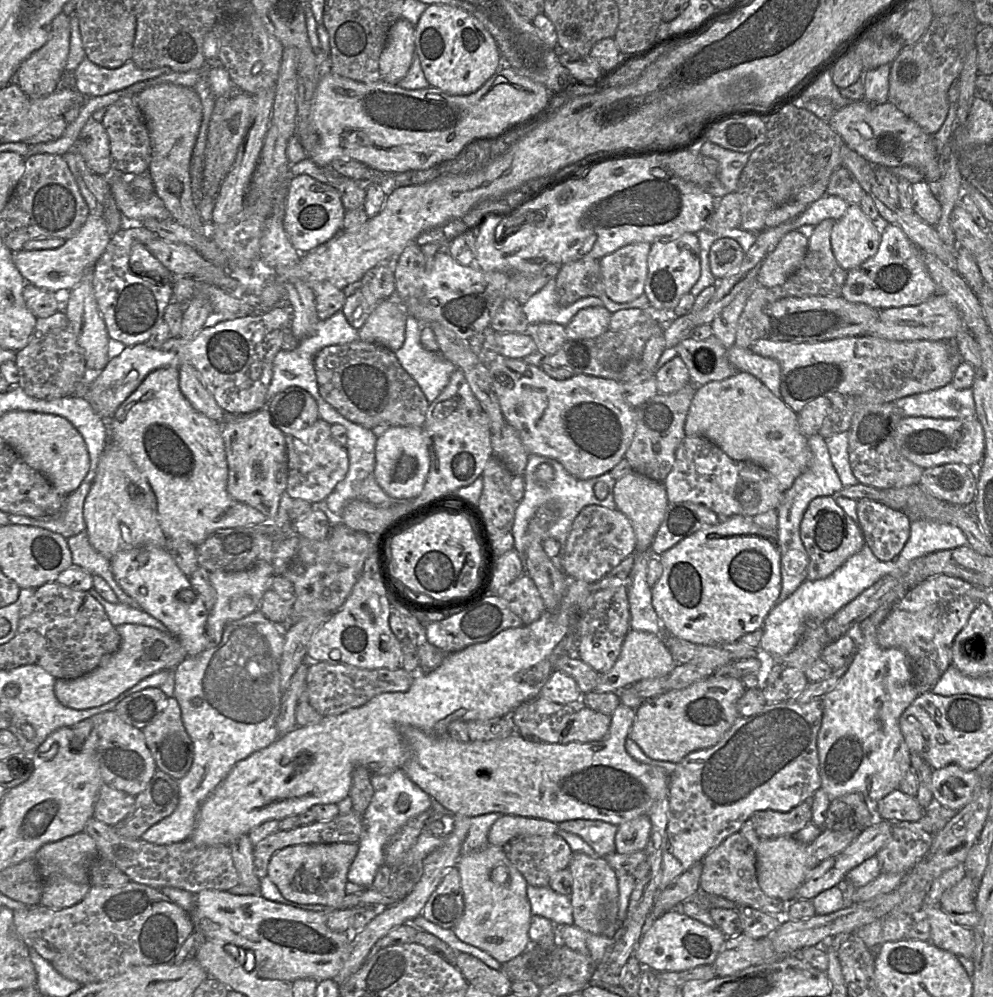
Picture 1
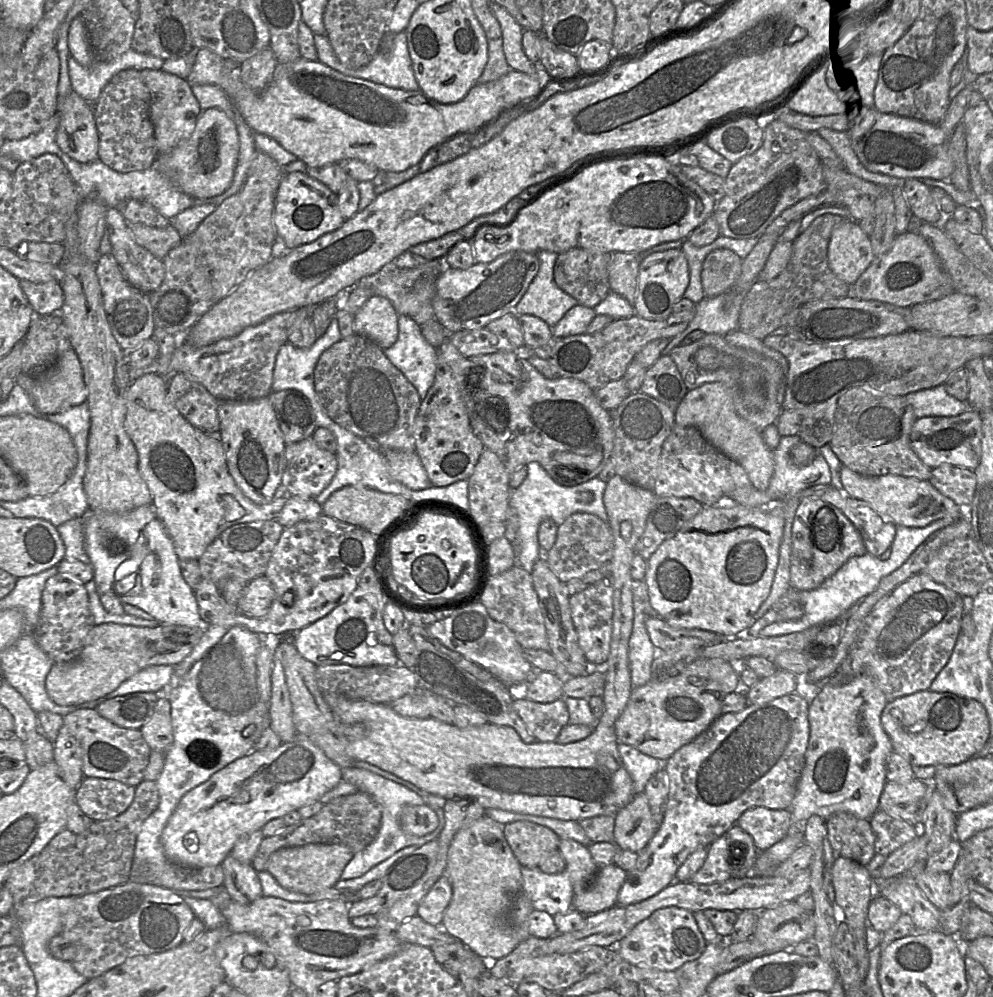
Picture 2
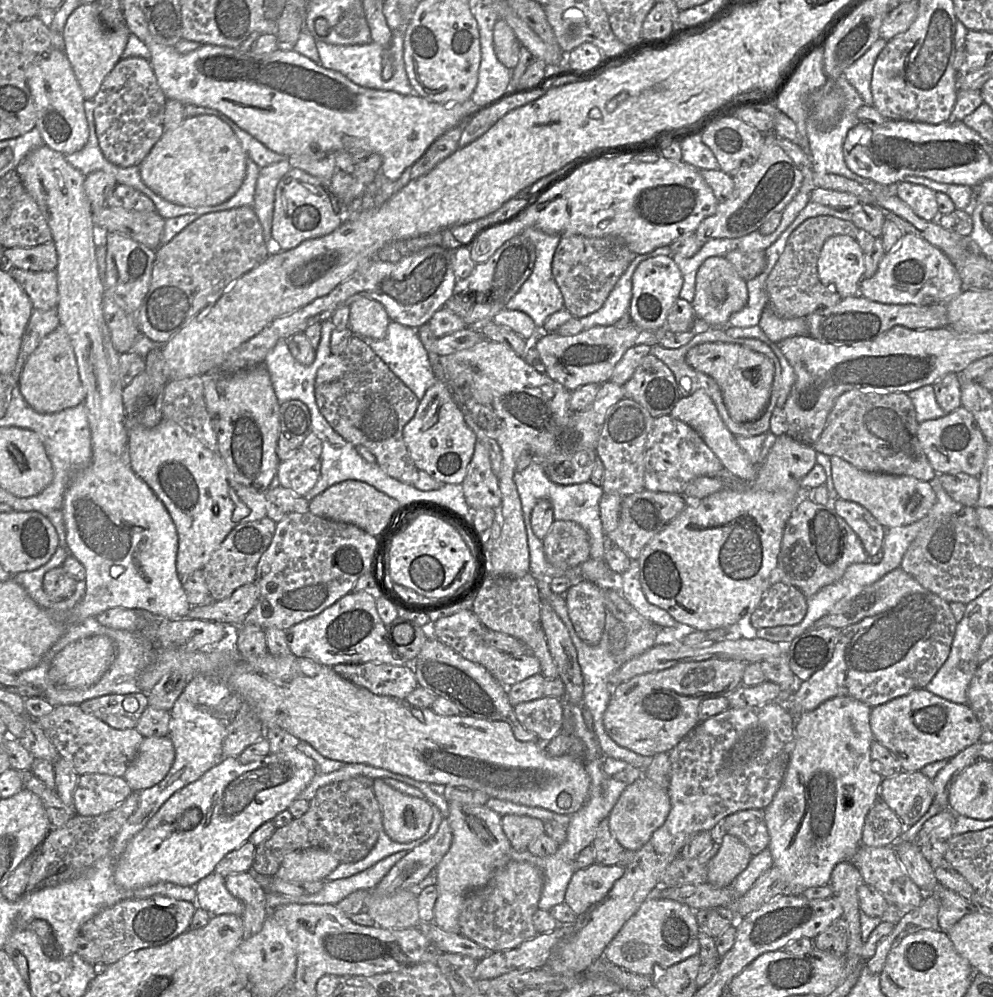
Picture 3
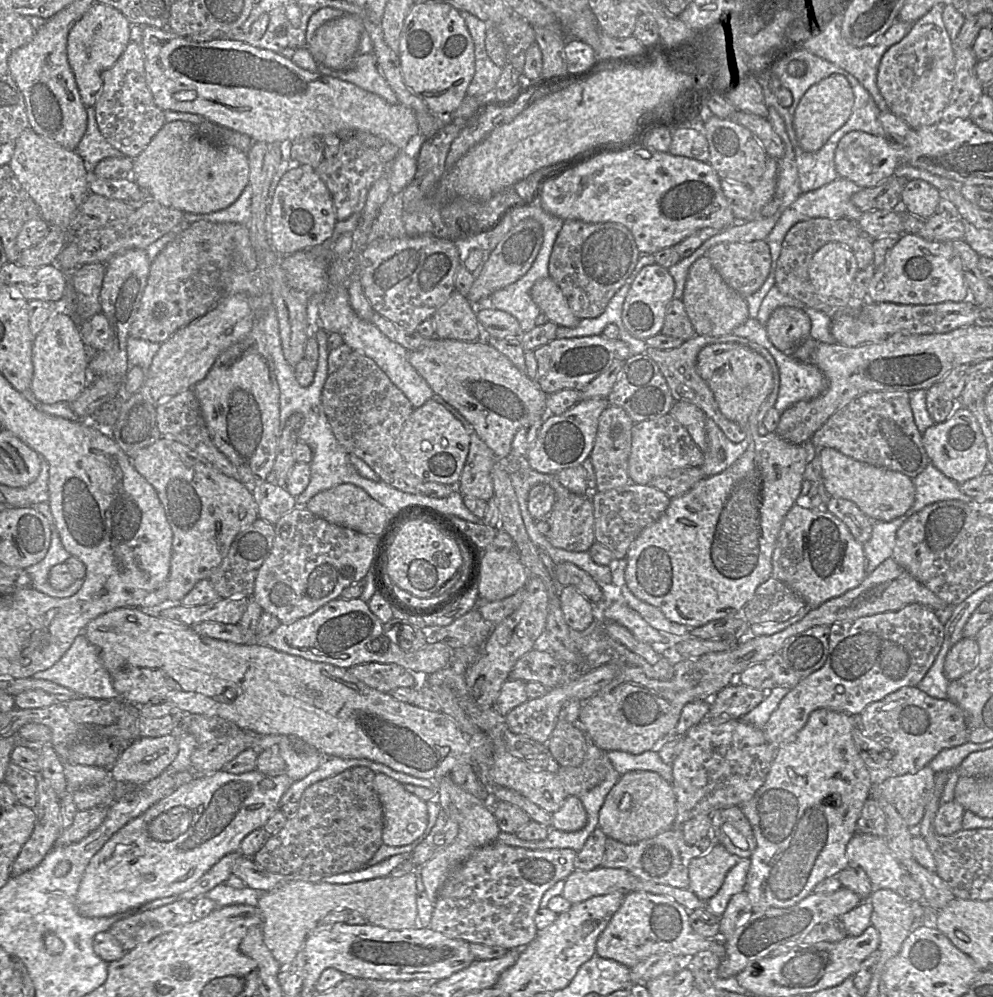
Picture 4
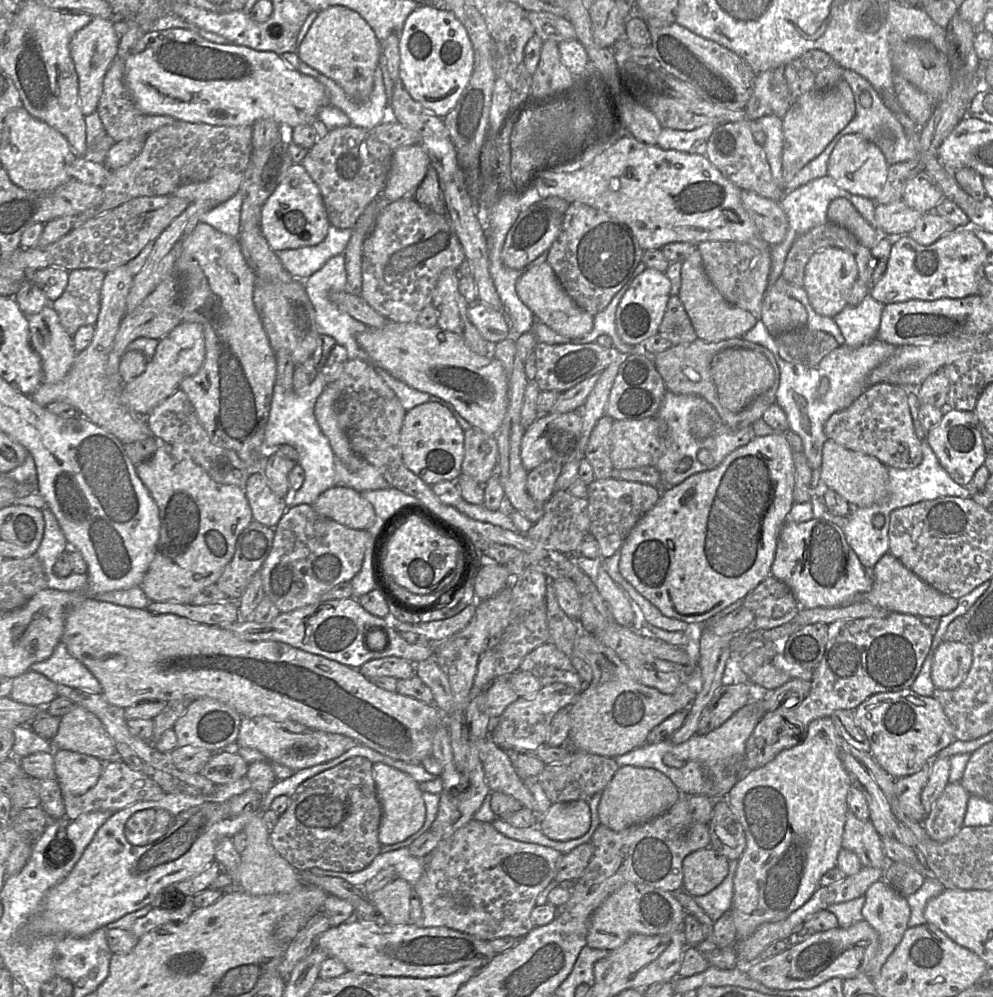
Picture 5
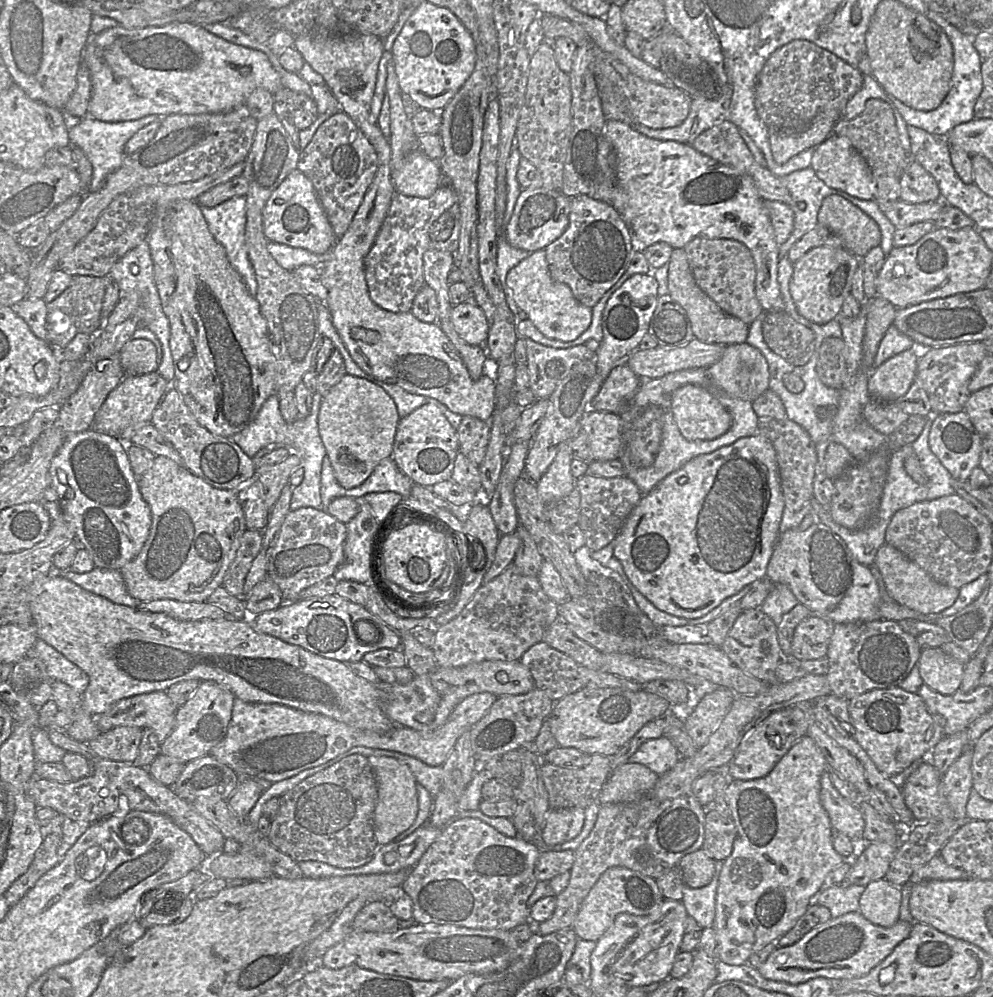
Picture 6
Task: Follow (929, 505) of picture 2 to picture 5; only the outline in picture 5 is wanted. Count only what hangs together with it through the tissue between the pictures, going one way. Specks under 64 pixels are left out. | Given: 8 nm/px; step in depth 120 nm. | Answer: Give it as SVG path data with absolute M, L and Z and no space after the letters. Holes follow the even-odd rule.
M833 440L823 445L820 478L824 484L841 495L852 507L867 507L880 503L888 493L888 467L877 458L849 450Z

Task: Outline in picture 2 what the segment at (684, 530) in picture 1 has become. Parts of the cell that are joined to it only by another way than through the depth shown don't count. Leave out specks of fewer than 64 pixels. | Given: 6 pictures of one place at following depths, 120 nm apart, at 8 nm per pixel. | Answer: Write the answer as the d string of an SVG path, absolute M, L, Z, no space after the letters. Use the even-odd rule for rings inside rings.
M656 496L645 529L636 545L636 554L648 560L658 547L672 538L703 505L693 498Z

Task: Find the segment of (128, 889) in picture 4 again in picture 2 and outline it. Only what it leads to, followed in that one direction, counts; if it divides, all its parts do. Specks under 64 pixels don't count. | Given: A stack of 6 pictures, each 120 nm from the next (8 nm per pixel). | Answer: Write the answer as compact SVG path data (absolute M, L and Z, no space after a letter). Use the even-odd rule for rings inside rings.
M299 734L294 741L282 743L274 750L254 750L229 763L181 798L162 832L165 855L169 861L187 867L220 865L241 838L261 830L272 819L318 801L342 780L341 768L312 741Z

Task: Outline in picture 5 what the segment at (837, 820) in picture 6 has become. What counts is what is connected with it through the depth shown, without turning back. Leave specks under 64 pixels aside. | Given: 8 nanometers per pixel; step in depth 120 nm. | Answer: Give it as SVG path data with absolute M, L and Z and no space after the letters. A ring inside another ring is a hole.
M849 809L846 815L842 847L854 852L863 867L885 869L889 864L882 837L872 822L857 819Z

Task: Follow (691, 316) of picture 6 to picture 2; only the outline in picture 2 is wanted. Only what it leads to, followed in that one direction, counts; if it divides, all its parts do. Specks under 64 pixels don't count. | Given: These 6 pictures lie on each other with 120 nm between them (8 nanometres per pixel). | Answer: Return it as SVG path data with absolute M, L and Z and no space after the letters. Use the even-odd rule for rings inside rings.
M729 249L710 252L704 259L701 272L705 298L713 298L732 289L741 273L742 261Z

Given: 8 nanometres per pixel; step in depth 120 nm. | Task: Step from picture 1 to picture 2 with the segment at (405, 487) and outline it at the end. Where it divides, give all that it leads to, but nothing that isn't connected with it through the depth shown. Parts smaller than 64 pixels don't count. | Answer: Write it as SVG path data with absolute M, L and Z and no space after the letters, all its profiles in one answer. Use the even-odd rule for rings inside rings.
M382 451L389 473L393 479L412 490L422 490L432 486L422 462L415 451Z

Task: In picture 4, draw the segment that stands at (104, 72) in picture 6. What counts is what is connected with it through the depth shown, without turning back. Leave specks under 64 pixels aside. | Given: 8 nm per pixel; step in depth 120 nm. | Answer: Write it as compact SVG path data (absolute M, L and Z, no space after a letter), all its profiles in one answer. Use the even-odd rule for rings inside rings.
M152 26L141 28L141 47L146 82L155 104L161 110L200 115L209 122L247 135L253 142L290 146L292 142L312 136L337 135L342 131L364 131L394 144L402 152L409 140L419 134L417 119L412 109L400 103L390 104L380 96L350 82L302 69L291 59L272 50L228 38L197 43L169 29Z

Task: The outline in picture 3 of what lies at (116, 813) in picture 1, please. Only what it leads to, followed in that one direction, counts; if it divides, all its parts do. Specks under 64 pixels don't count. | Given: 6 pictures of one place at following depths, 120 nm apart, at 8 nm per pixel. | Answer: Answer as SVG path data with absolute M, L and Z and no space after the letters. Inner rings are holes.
M101 773L79 775L73 794L76 814L99 815L123 802L132 793L123 776Z

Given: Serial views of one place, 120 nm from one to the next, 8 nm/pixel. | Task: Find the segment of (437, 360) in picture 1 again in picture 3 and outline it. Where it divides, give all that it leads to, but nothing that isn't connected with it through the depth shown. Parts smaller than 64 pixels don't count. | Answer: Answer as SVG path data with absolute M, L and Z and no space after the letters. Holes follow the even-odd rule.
M390 322L383 339L362 337L372 350L388 365L390 370L421 400L435 382L430 356L421 342L417 330L398 322Z

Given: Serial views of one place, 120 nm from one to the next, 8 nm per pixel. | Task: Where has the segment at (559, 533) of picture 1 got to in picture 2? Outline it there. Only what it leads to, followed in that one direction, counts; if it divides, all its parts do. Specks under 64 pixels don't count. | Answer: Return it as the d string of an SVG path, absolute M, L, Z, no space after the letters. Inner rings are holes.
M538 462L528 463L527 472L524 481L511 491L510 508L512 515L517 519L516 538L512 542L516 561L522 569L531 573L535 562L543 554L538 543L538 528L543 520L550 518L559 526L570 515L582 512L593 514L604 522L608 522L608 515L603 503L607 483L597 476L576 486L562 486L556 483ZM582 491L589 491L593 494L592 502L583 503L577 499L577 494Z

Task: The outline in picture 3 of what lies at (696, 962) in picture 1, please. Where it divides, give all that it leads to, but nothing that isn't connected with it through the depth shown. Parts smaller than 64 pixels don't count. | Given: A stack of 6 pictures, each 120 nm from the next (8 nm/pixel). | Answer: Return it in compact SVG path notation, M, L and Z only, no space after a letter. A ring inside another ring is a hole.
M650 896L605 948L603 957L635 974L652 976L699 955L699 933L695 912L690 907L677 901Z

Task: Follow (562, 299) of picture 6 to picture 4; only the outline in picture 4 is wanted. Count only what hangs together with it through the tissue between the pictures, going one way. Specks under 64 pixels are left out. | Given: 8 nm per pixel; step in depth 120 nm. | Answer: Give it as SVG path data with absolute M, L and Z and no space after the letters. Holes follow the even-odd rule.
M551 277L536 281L530 294L532 300L550 322L569 328L579 324L580 319L573 314L561 288Z

